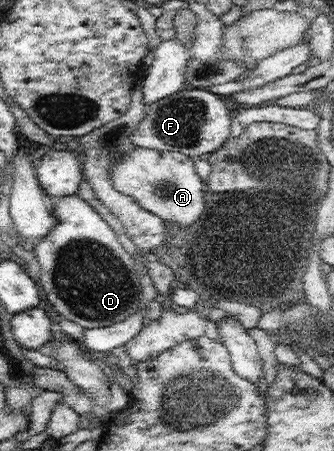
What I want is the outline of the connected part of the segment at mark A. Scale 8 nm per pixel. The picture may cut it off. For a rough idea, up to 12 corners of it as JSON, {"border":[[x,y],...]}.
{"border":[[137,147],[109,174],[164,222],[205,210],[195,159]]}

